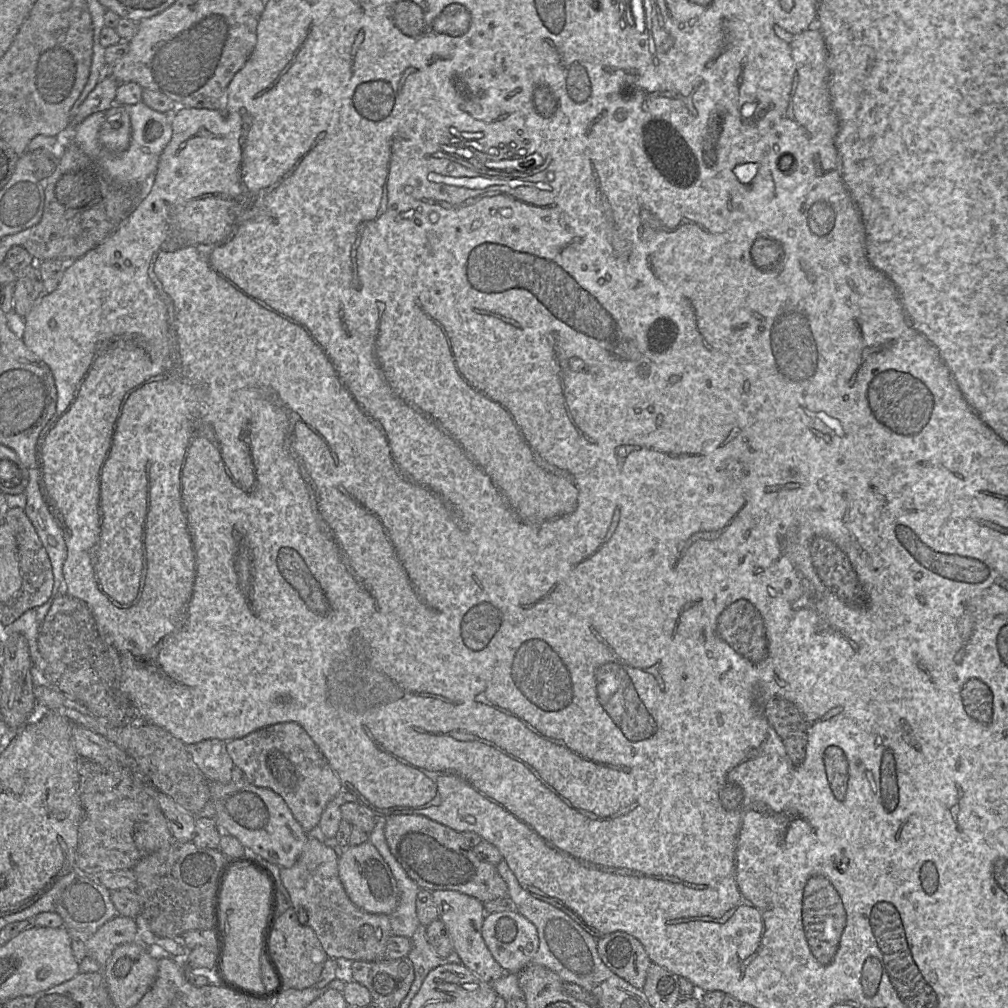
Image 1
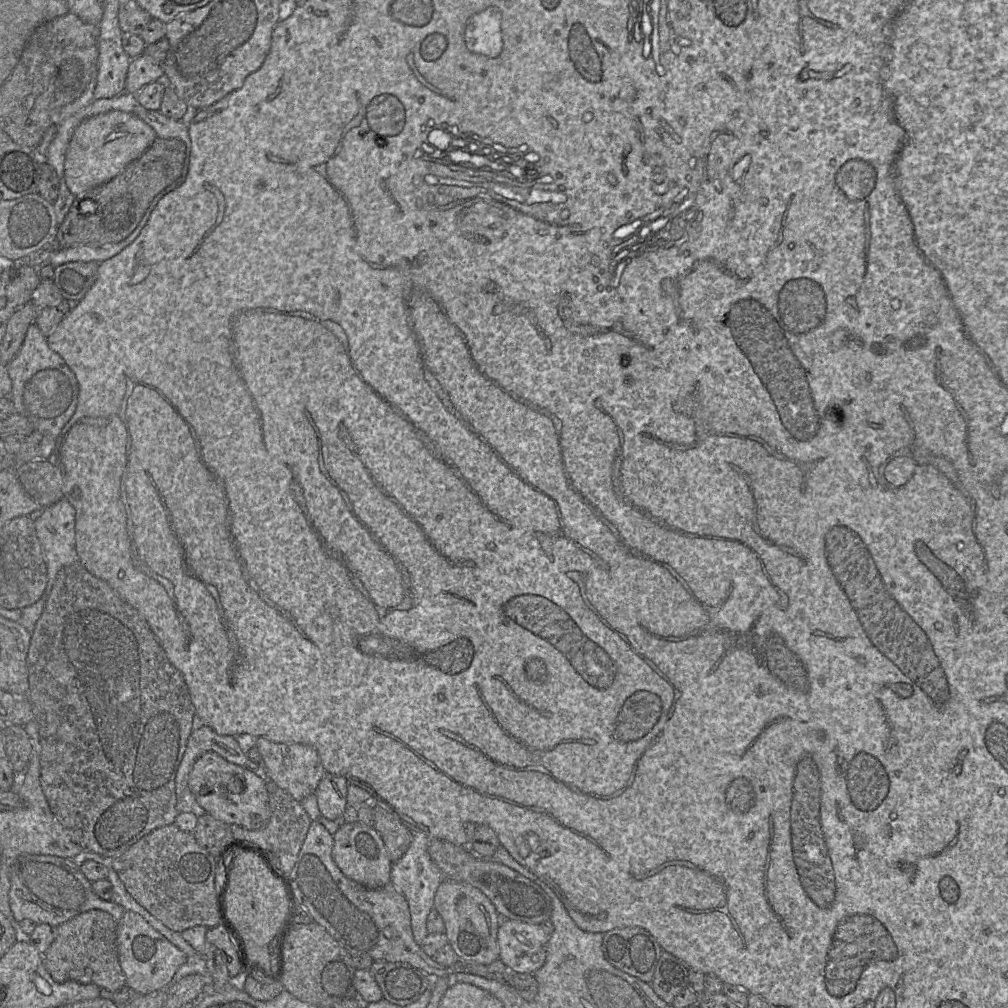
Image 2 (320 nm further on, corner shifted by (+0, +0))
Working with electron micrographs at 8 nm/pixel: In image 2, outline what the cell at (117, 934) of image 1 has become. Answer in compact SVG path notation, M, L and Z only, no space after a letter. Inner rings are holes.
M90 910L54 928L54 939L43 954L44 966L59 983L69 980L95 984L102 990L116 992L126 984L117 950L118 923L106 911Z

